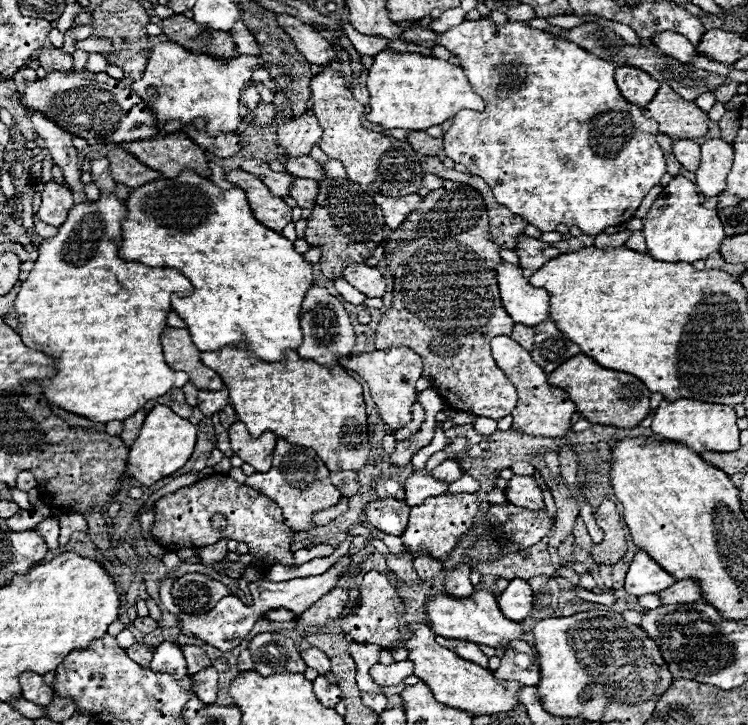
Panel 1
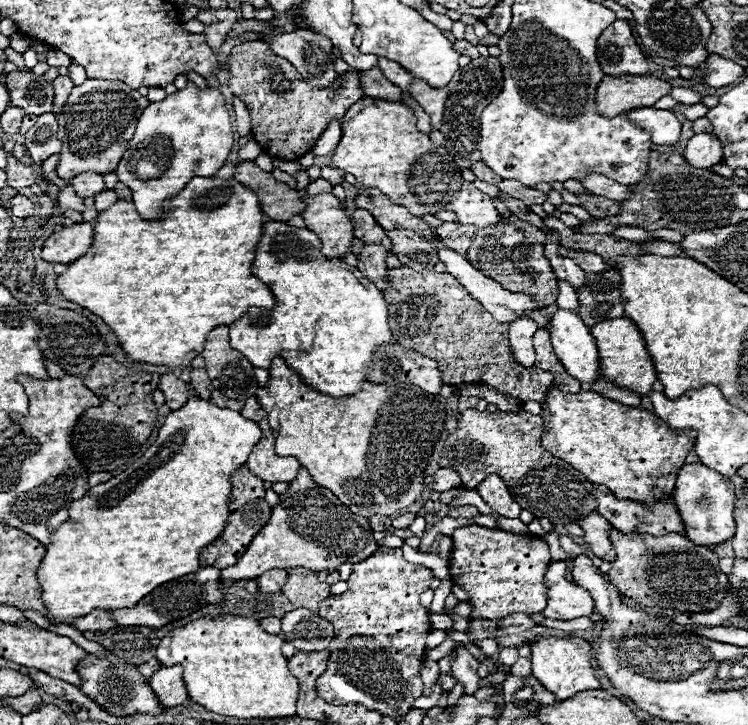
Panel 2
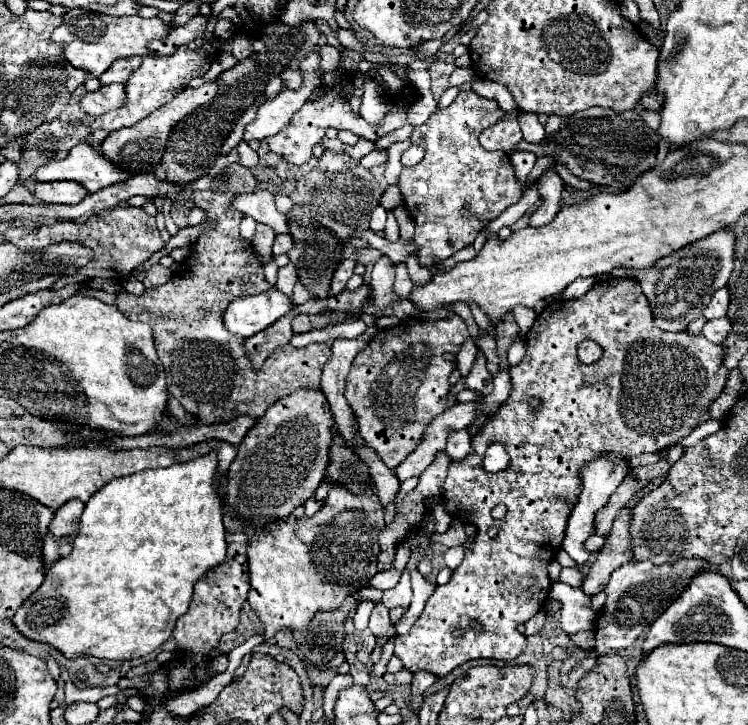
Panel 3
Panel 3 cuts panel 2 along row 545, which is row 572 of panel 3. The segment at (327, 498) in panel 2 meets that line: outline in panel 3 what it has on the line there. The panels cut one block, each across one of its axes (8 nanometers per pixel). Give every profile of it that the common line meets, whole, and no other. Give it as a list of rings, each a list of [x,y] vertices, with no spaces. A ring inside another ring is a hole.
[[[332,488],[320,508],[318,514],[312,518],[294,518],[288,516],[286,520],[268,528],[268,534],[256,536],[252,528],[248,528],[240,518],[234,518],[228,508],[224,508],[224,526],[226,532],[248,532],[248,564],[250,564],[250,584],[252,590],[248,594],[248,604],[260,618],[266,632],[280,632],[284,628],[308,628],[316,612],[324,610],[338,610],[342,602],[368,586],[368,580],[378,572],[376,556],[380,552],[378,534],[384,530],[384,512],[378,496],[350,496],[346,488]],[[348,510],[360,510],[364,514],[340,514]]]

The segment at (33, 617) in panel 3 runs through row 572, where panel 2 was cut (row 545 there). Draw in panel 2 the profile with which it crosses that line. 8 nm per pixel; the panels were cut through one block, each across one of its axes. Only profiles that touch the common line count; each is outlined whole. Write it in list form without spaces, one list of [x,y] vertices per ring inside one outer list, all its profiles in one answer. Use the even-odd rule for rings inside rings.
[[[192,396],[180,410],[172,410],[166,416],[164,424],[162,424],[156,442],[144,452],[144,456],[138,458],[132,466],[128,466],[122,474],[110,478],[104,484],[98,484],[98,486],[90,488],[84,498],[76,500],[70,506],[68,522],[64,522],[58,530],[54,530],[54,534],[50,534],[50,544],[46,544],[46,556],[42,558],[42,562],[38,566],[38,572],[36,572],[38,582],[42,586],[42,600],[44,600],[44,606],[46,606],[48,614],[50,614],[48,622],[50,624],[72,624],[74,618],[86,616],[94,610],[110,612],[110,610],[118,610],[118,608],[134,608],[156,586],[198,570],[200,568],[198,550],[202,546],[208,546],[210,542],[214,542],[214,538],[218,538],[218,532],[222,532],[222,526],[226,524],[226,514],[228,514],[226,502],[228,502],[228,496],[230,496],[230,474],[234,470],[238,470],[238,466],[246,464],[246,458],[252,452],[252,448],[258,444],[258,440],[260,440],[260,430],[258,430],[256,422],[250,422],[250,420],[242,418],[239,411],[230,408],[218,408],[212,402],[200,400],[198,396]]]

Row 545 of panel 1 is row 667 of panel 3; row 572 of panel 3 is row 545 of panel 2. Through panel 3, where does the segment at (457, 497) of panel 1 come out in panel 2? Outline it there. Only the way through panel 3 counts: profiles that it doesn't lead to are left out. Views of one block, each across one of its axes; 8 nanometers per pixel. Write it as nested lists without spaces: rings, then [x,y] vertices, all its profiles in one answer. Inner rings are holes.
[[[464,526],[456,528],[452,534],[454,546],[452,556],[448,562],[450,578],[454,584],[468,588],[470,604],[474,606],[472,618],[486,618],[486,620],[502,620],[514,612],[536,614],[542,612],[546,606],[546,586],[544,586],[544,572],[550,564],[548,544],[534,534],[512,534],[496,528],[480,528],[480,526]]]

